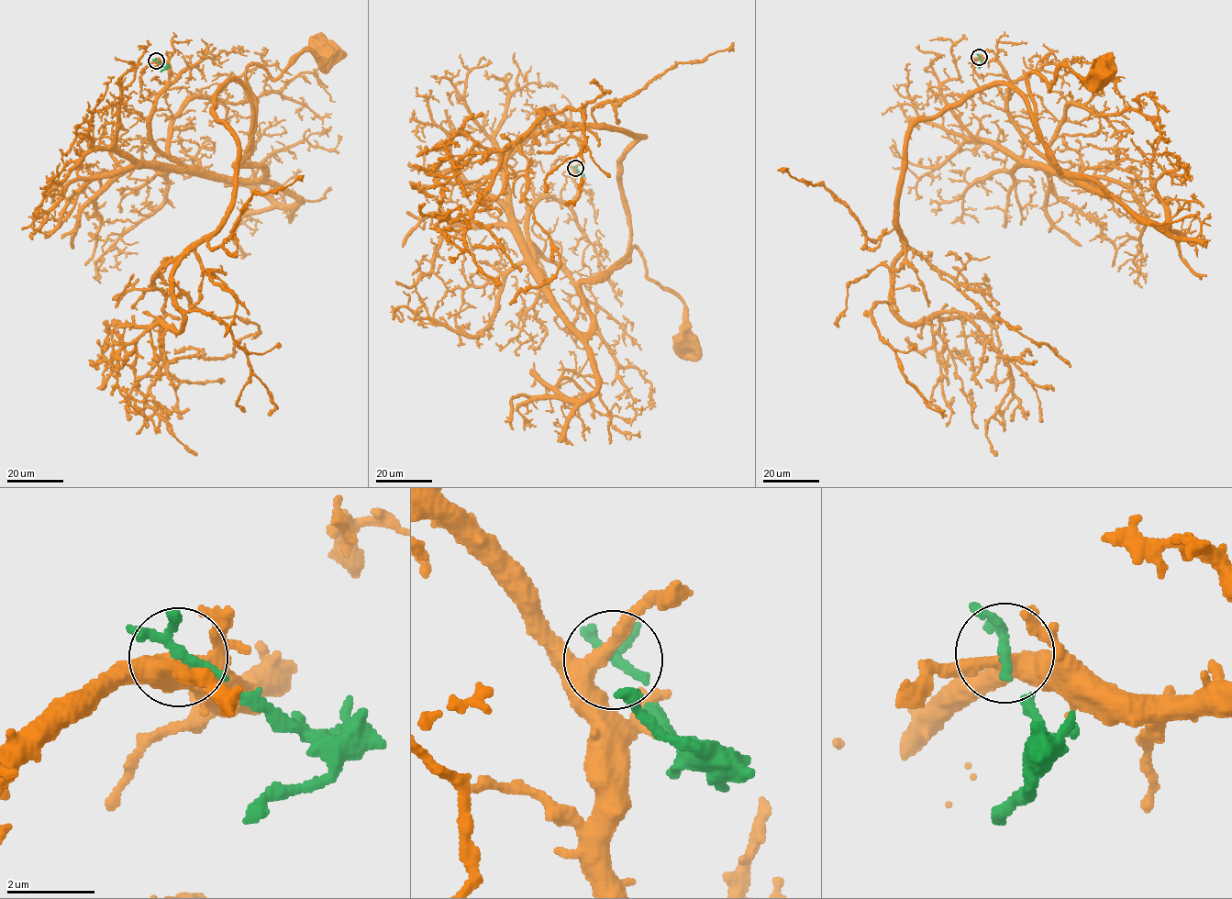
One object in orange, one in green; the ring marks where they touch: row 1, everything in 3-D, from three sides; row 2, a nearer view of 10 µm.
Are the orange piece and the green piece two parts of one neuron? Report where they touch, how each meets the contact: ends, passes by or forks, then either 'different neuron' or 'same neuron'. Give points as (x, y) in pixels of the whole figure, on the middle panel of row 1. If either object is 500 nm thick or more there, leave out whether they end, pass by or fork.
at (575, 168); orange forks there; green passes by; different neuron

